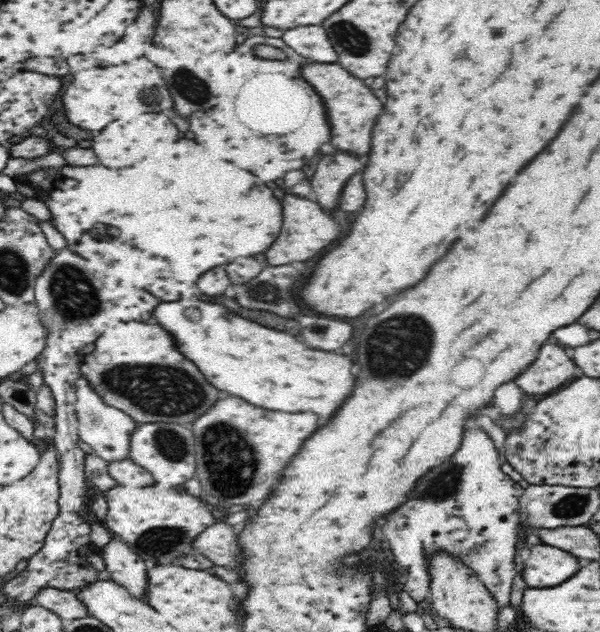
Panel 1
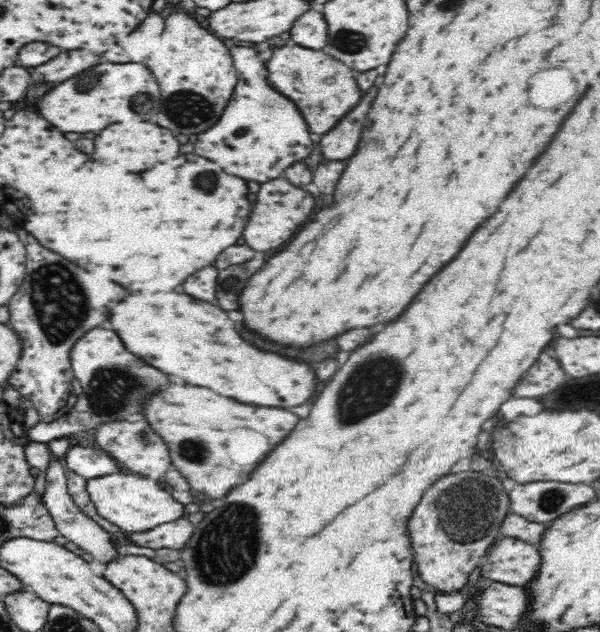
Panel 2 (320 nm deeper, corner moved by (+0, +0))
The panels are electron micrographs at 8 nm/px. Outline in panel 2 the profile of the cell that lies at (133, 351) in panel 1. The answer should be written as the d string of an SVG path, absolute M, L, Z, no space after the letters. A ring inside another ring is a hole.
M96 328L84 334L72 348L71 361L74 378L80 383L82 393L77 396L73 408L65 418L51 423L40 420L32 428L28 428L26 436L34 442L47 443L65 438L73 432L91 434L108 422L142 417L144 406L148 405L150 398L156 397L156 394L160 394L170 384L168 374L150 366L148 362L144 362L144 358L128 352L116 330Z

